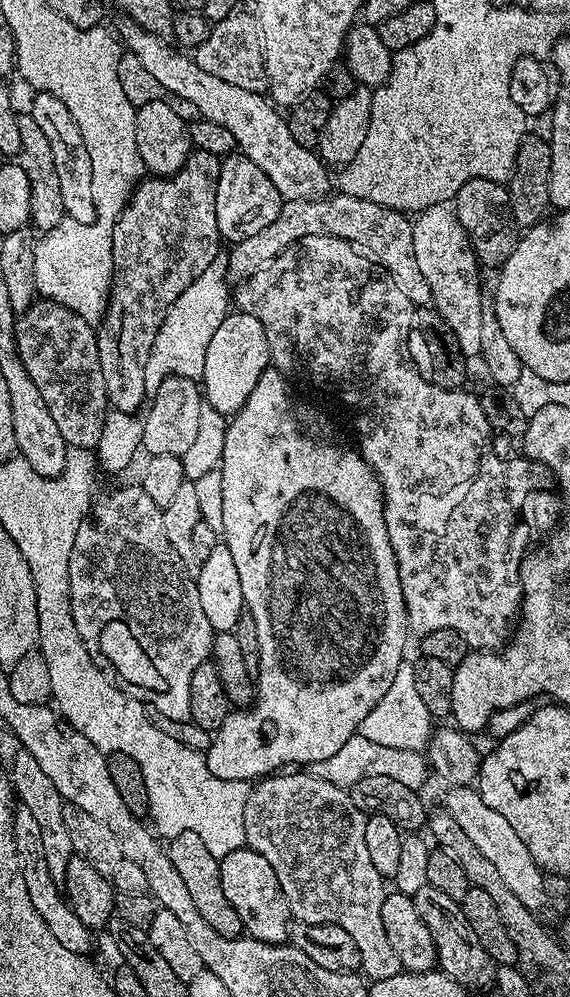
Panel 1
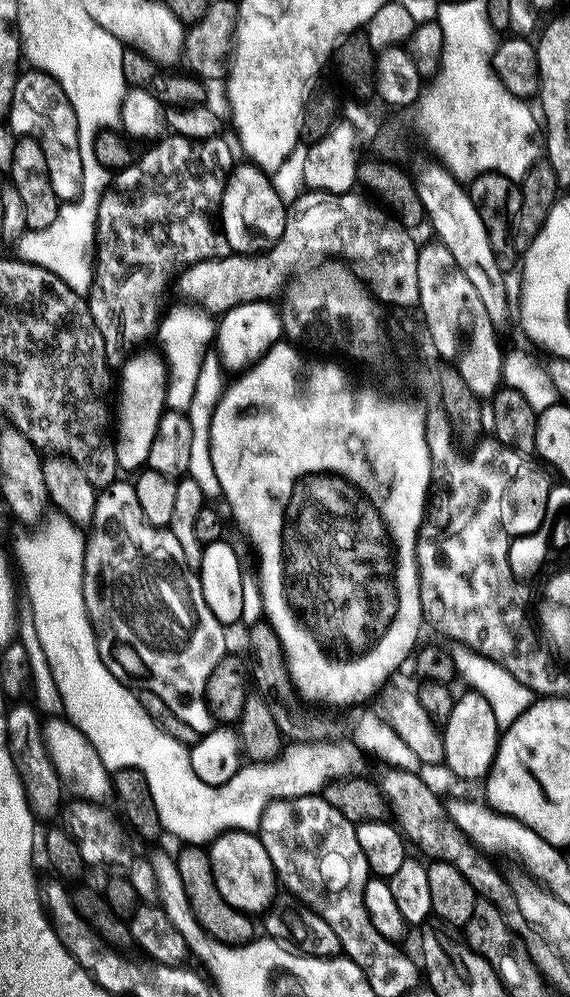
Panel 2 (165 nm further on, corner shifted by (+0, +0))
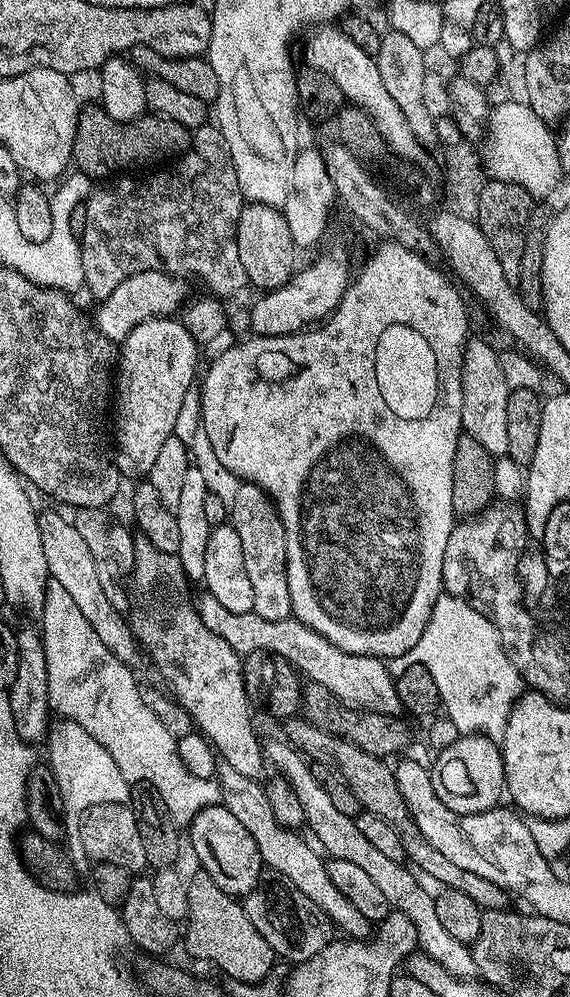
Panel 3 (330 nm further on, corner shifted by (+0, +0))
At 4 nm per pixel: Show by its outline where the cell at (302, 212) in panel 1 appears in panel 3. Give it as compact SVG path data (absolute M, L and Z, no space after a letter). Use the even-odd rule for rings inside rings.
M165 271L136 273L122 282L104 300L99 301L100 308L94 314L94 325L111 342L123 342L130 330L147 320L172 318L185 307L189 299L188 288L179 275L169 274Z

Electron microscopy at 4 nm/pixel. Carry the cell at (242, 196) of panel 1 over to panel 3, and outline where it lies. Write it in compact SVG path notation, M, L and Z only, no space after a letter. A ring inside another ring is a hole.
M245 203L238 218L237 246L242 268L252 288L281 288L292 279L297 267L298 249L290 238L290 228L286 226L286 218L281 209L270 208L265 204Z

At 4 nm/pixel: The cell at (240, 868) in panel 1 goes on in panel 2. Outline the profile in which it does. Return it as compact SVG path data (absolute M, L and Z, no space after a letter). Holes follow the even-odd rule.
M226 832L207 845L206 851L214 870L214 882L218 882L218 890L230 906L249 914L264 914L273 907L276 888L278 892L276 871L256 832Z

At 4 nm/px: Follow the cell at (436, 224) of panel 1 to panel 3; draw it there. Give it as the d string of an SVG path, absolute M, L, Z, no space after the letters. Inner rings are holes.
M469 339L464 348L462 358L462 432L463 435L474 438L482 450L486 450L494 458L508 454L508 438L506 431L506 402L508 401L509 386L502 374L499 351L495 351L484 340Z

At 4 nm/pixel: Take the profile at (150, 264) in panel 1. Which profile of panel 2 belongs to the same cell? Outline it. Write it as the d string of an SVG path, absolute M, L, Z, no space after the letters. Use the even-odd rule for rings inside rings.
M168 134L144 157L127 168L119 169L104 193L96 219L96 250L92 291L87 293L94 325L102 334L108 366L119 369L128 359L134 346L157 335L162 319L160 291L168 284L168 268L160 264L164 248L172 244L168 236L184 236L184 244L196 254L209 253L215 259L229 255L220 229L220 203L224 184L234 167L232 148L219 135L205 140ZM157 147L157 148L156 148ZM140 160L140 161L139 161ZM162 168L166 172L162 174ZM196 170L196 184L170 186L168 192L156 194L154 176L166 176L176 182L180 174ZM148 236L152 241L148 244ZM136 344L136 345L132 345Z

